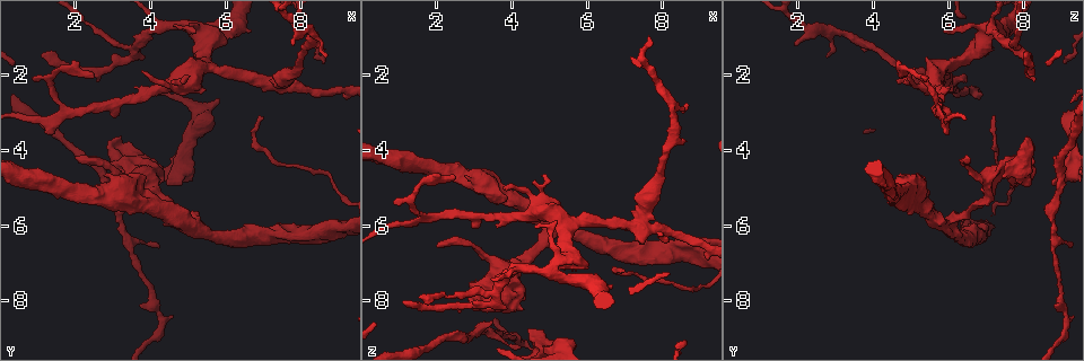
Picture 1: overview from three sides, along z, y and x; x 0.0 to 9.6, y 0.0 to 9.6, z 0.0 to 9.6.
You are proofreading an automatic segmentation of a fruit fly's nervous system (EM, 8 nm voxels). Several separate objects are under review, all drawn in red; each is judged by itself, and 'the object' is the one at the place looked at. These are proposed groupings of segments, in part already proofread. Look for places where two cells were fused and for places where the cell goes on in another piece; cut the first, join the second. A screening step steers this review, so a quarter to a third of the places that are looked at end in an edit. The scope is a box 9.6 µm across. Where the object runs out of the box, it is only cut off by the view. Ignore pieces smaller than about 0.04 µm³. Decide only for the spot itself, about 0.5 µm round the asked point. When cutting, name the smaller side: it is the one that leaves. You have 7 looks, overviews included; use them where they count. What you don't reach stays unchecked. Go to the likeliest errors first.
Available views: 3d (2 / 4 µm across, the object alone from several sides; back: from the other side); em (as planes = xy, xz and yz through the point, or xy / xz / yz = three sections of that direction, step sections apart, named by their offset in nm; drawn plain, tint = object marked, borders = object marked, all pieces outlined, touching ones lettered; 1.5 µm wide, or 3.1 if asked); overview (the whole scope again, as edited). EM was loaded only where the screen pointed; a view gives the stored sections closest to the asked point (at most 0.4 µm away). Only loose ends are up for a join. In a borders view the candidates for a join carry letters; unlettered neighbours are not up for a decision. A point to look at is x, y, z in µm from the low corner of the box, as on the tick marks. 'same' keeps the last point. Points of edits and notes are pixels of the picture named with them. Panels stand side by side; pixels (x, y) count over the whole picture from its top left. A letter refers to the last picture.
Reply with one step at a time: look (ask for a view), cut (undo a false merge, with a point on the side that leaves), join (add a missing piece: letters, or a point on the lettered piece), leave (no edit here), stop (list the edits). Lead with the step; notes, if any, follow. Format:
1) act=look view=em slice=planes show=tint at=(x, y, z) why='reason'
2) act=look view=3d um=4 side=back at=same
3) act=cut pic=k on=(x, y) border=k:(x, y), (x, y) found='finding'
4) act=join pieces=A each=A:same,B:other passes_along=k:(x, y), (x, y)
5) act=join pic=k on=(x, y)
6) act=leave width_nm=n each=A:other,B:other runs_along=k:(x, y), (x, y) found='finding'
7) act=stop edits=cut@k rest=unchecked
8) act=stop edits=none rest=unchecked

act=look view=em slice=xz step=4 show=tint at=(4.45, 4.90, 8.80) why='free end'

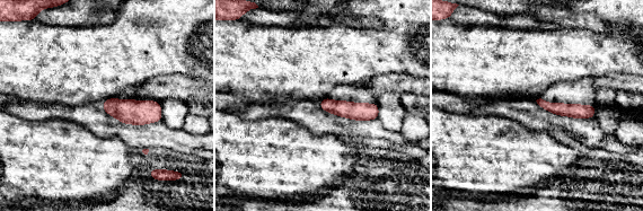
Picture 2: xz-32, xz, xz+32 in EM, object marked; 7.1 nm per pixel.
act=look view=em slice=planes show=borders at=same

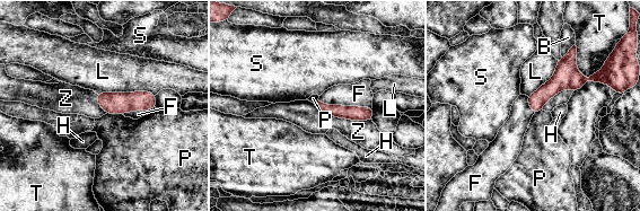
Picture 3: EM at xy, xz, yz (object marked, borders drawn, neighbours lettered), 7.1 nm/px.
act=join pieces=F longest_contact=Z:440nm each=B:other,F:same,H:other,L:other,P:other,S:other,T:other,Z:other found='it goes on there'

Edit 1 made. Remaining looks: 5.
act=look view=em slice=xy step=4 show=borders at=(1.15, 1.45, 8.00) why='long arm stops here'

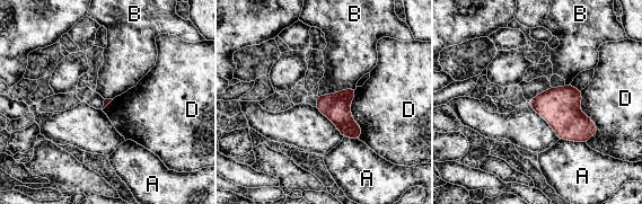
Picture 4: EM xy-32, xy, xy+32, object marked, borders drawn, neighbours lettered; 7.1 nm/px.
act=look view=em slice=xz step=8 show=borders at=same why='another direction'

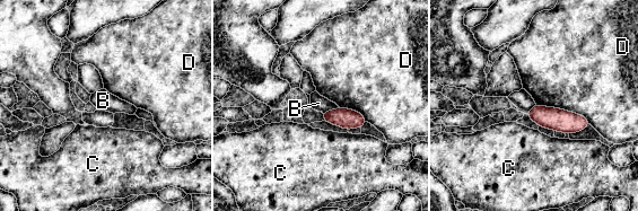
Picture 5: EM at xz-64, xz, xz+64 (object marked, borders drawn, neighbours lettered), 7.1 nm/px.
act=leave width_nm=110 each=B:other,C:other,D:other border=5:(339, 107), (321, 112) found='none of them fits'

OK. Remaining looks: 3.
act=look view=overview

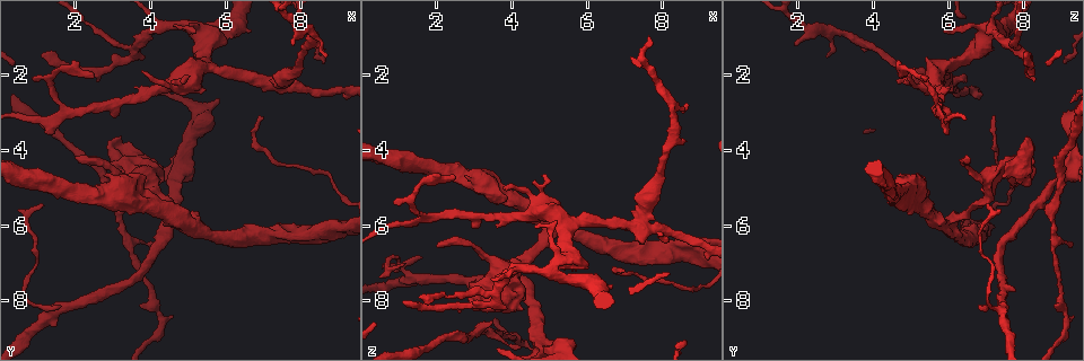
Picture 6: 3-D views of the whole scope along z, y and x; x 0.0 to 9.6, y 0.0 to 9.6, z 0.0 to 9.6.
act=look view=em slice=planes show=tint at=(9.20, 6.00, 6.40) why='touches itself'

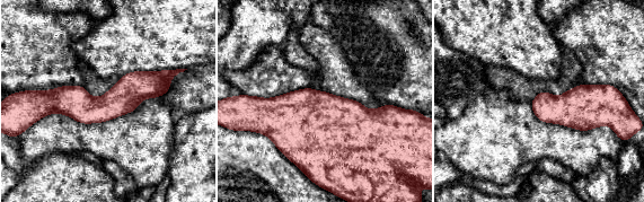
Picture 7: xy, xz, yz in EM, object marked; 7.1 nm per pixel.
act=look view=em slice=planes show=borders at=same

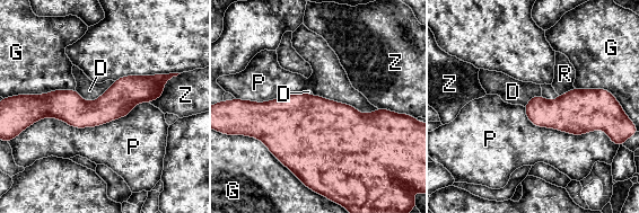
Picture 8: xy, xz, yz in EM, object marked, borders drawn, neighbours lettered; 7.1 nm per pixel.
act=leave width_nm=200 longest_contact=P:900nm each=D:other,G:other,P:other,R:other,Z:other found='one cell here'

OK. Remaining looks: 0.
act=stop edits=join@3 rest=unchecked

